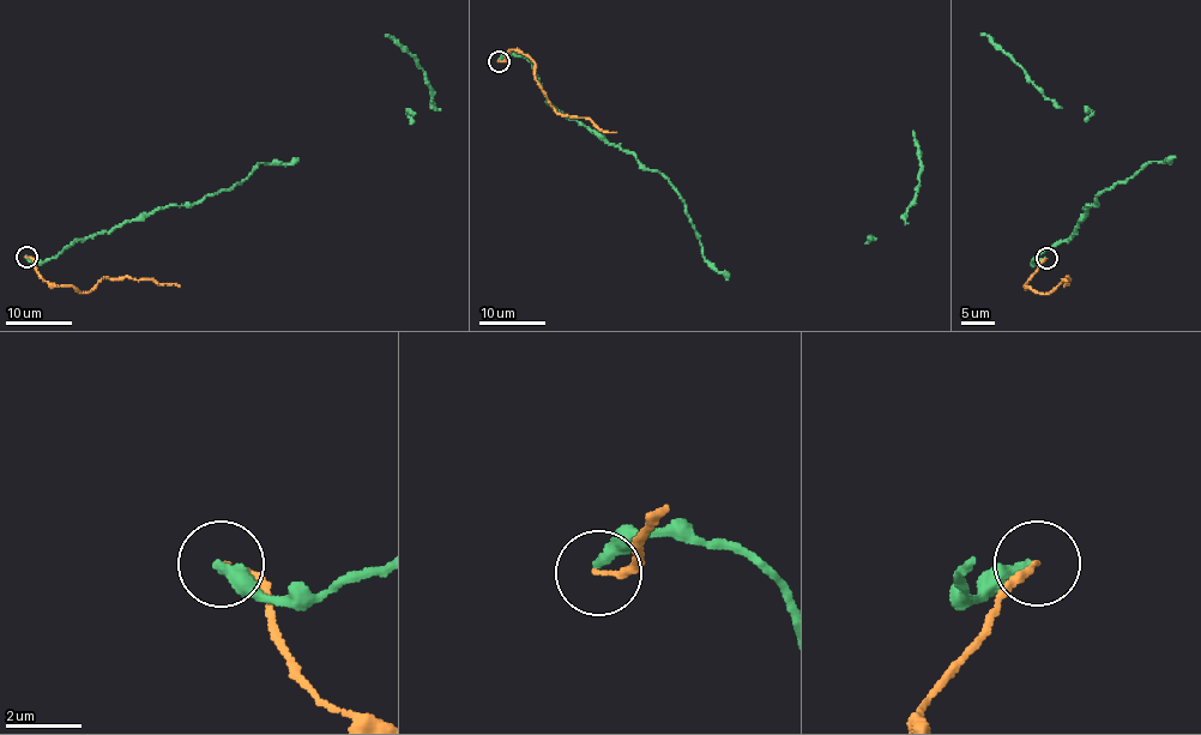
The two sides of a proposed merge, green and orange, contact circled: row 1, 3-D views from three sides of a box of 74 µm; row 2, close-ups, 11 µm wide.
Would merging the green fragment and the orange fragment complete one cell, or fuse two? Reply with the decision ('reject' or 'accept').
reject

